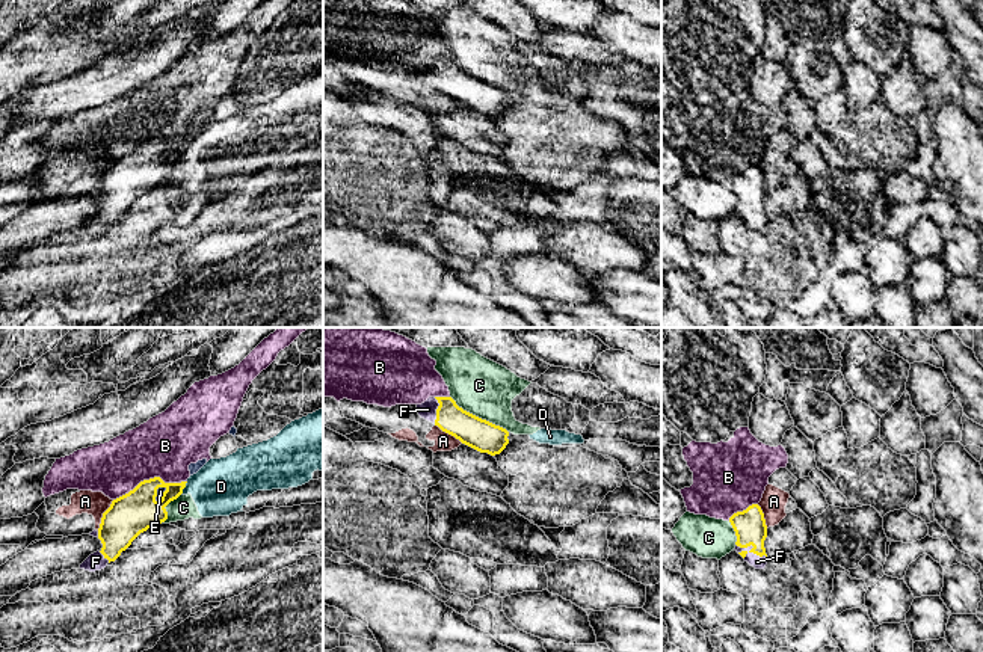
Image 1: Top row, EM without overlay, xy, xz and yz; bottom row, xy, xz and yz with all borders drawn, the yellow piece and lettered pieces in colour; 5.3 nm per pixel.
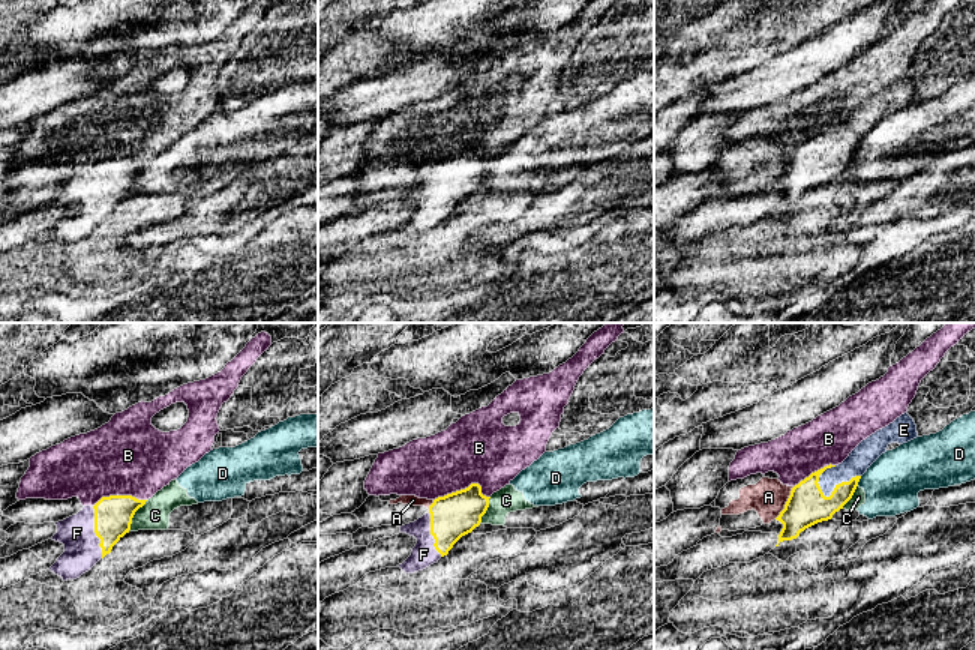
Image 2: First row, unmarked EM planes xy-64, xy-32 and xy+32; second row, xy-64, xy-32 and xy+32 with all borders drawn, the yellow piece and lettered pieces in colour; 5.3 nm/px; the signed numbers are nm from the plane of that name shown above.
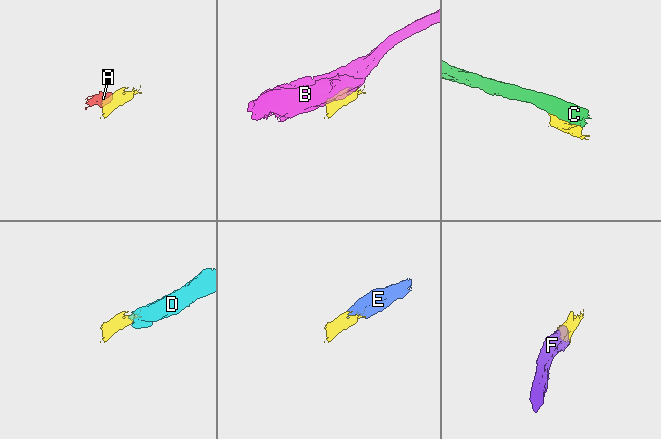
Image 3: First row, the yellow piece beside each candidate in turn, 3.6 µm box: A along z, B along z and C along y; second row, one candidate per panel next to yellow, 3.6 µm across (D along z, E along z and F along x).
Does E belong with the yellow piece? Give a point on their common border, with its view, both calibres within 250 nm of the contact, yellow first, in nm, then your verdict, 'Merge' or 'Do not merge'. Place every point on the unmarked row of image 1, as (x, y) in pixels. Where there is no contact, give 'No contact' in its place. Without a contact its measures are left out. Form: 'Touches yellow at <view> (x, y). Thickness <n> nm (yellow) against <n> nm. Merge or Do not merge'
Touches yellow at xy (162, 157). Thickness 220 nm (yellow) against 40 nm. Merge

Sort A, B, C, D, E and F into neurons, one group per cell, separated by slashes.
A / B / C D / E F

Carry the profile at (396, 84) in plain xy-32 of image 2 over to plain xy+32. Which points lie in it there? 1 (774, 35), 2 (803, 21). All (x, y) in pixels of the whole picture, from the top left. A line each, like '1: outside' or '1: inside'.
1: outside
2: outside

